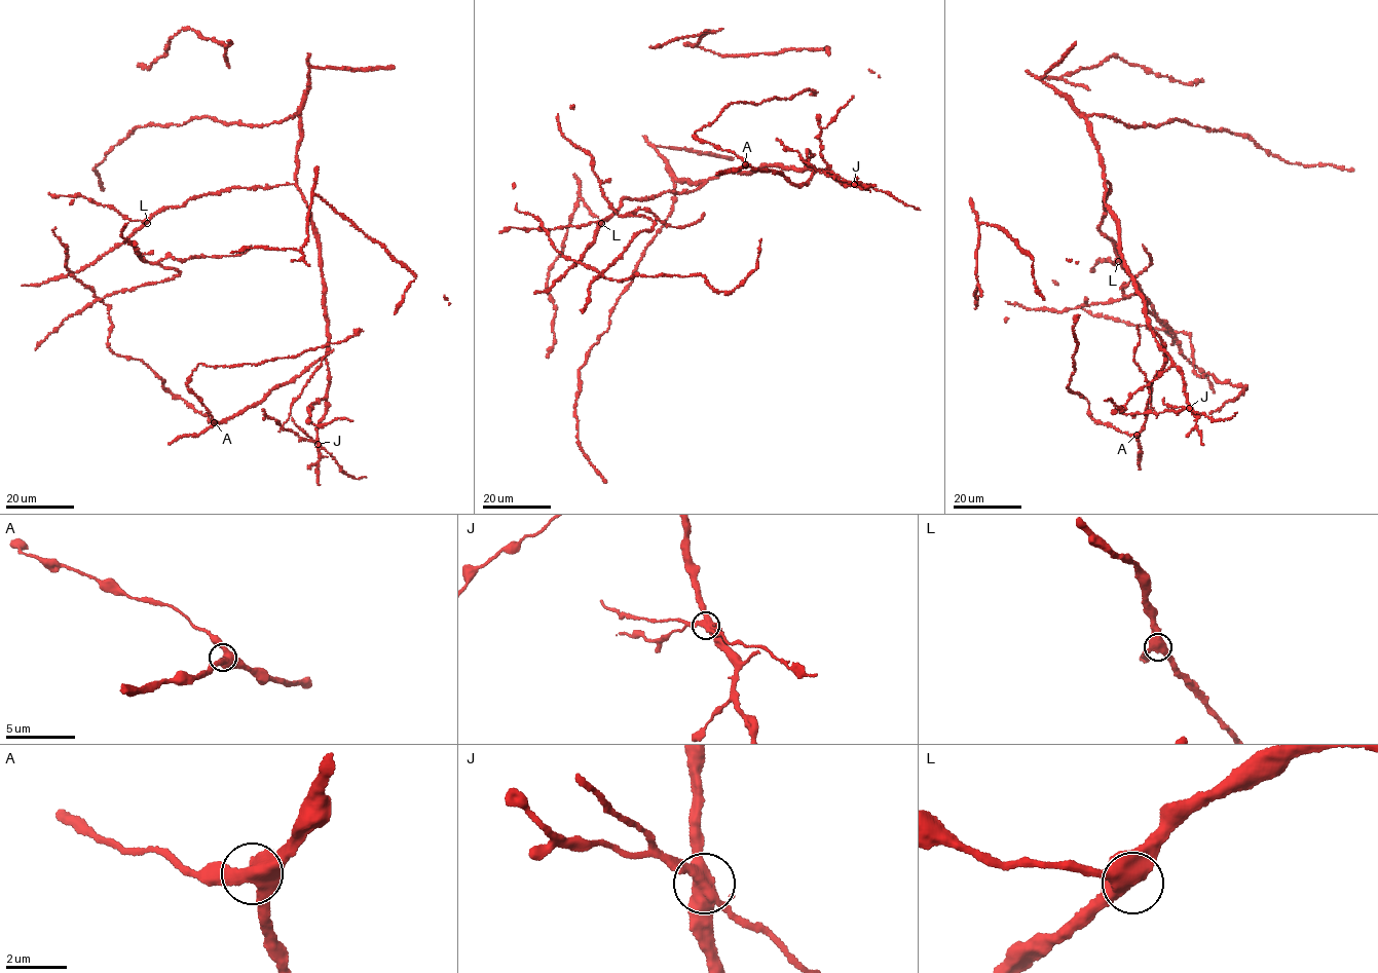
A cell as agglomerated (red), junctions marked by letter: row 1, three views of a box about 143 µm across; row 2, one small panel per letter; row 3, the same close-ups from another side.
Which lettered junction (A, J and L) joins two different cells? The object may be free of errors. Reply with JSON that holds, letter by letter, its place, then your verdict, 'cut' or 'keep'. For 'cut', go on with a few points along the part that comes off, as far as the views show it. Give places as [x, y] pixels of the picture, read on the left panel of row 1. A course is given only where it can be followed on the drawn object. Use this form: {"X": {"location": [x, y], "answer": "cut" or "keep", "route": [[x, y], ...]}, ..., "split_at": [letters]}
{"A": {"location": [214, 422], "answer": "keep"}, "J": {"location": [318, 444], "answer": "cut", "route": [[318, 443], [283, 427], [292, 402], [323, 358], [334, 348]]}, "L": {"location": [147, 223], "answer": "keep"}, "split_at": ["J"]}

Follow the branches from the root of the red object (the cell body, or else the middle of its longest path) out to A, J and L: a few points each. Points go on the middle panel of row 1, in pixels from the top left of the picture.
A: (814, 170), (806, 183), (797, 185), (787, 182), (780, 172), (761, 172), (745, 164)
J: (814, 170), (826, 170), (844, 184), (853, 184)
L: (814, 170), (768, 165), (748, 175), (730, 170), (691, 191), (624, 198), (620, 208), (601, 223)

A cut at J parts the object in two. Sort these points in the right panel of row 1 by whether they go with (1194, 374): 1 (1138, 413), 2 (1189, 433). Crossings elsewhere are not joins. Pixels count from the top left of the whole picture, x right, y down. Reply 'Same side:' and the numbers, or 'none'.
Same side: 2

